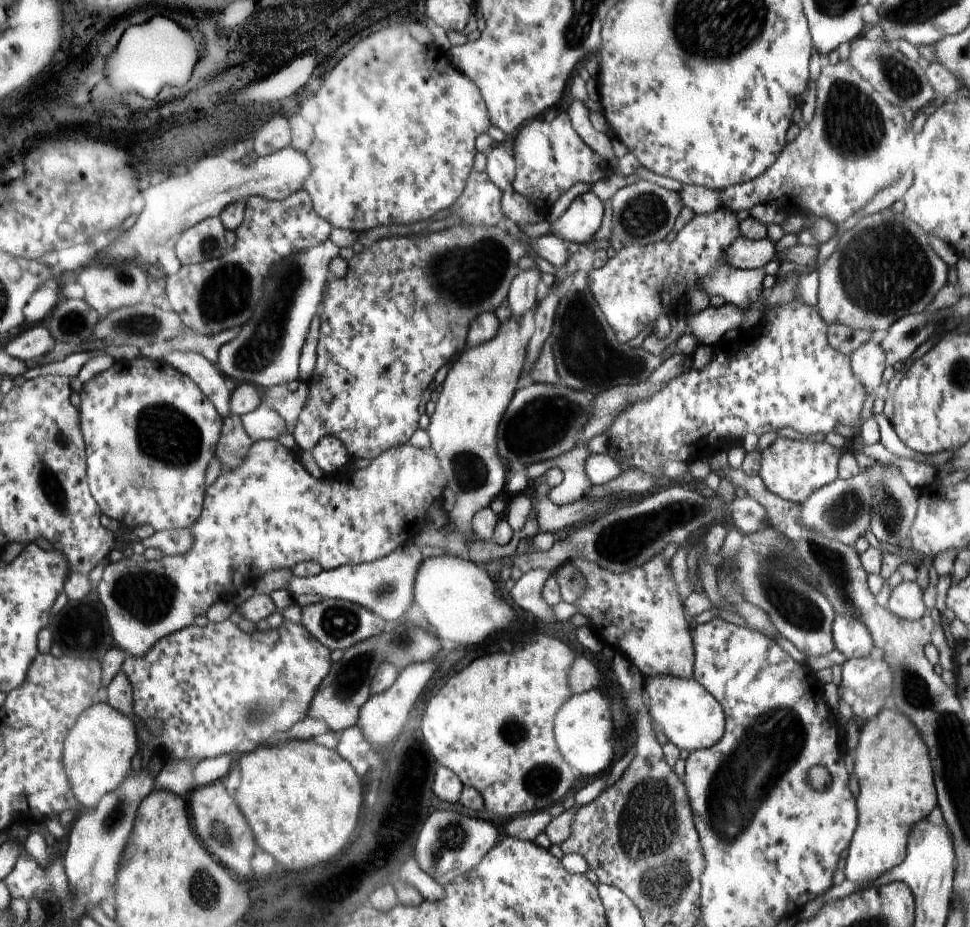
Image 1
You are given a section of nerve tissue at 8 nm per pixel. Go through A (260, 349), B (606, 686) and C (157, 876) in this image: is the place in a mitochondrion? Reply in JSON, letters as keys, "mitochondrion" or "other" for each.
{"A":"mitochondrion","B":"other","C":"other"}

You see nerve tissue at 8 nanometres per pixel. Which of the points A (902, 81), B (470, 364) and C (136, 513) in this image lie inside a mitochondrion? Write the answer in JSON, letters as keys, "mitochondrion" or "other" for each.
{"A":"mitochondrion","B":"other","C":"other"}

